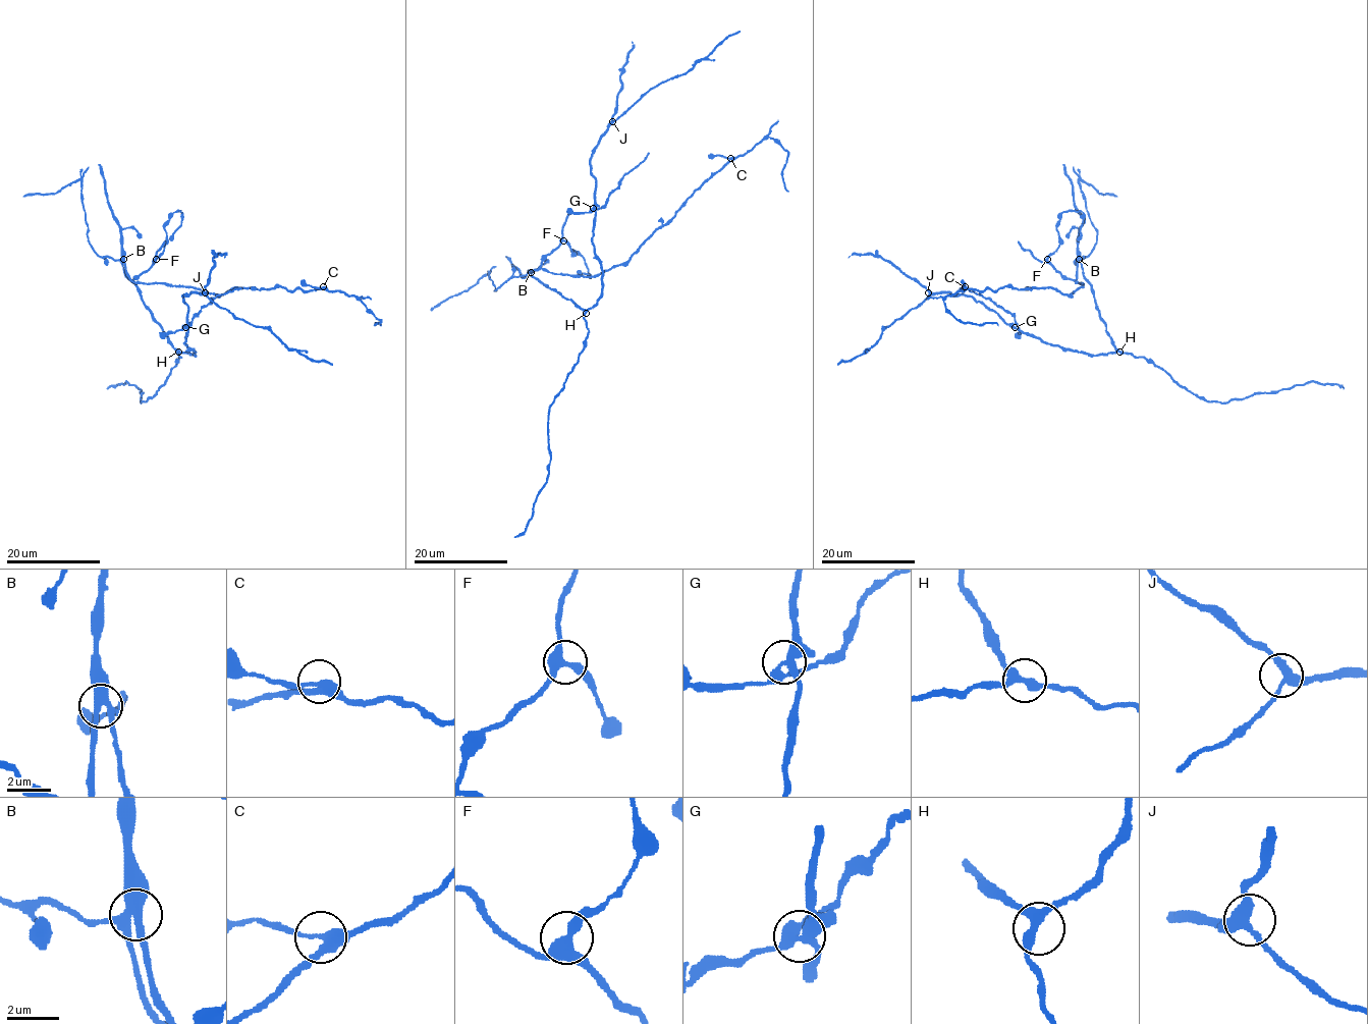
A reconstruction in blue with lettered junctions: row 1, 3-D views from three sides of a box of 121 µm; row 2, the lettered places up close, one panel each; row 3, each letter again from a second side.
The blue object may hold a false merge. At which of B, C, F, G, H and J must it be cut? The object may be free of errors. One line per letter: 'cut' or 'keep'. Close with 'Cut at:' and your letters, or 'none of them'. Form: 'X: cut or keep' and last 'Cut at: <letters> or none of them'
B: keep
C: keep
F: keep
G: cut
H: keep
J: keep
Cut at: G

